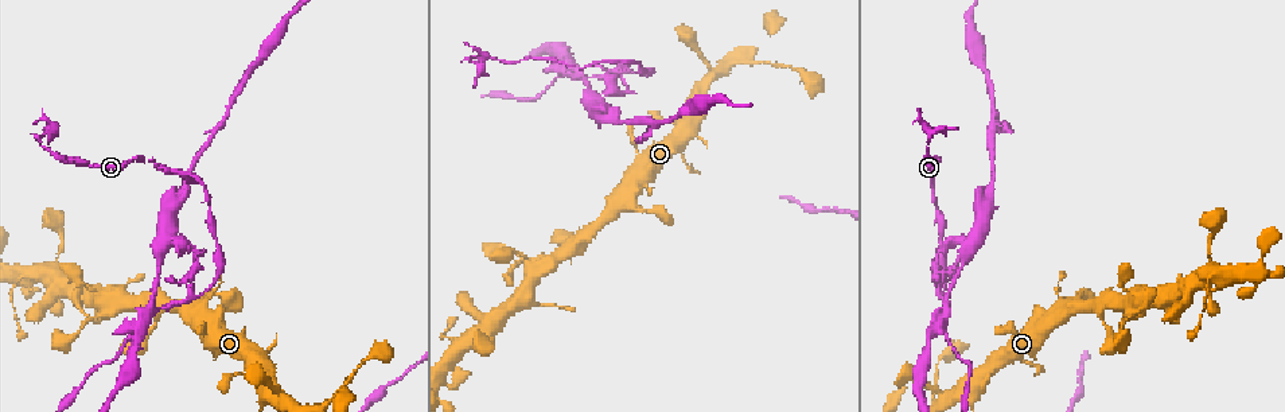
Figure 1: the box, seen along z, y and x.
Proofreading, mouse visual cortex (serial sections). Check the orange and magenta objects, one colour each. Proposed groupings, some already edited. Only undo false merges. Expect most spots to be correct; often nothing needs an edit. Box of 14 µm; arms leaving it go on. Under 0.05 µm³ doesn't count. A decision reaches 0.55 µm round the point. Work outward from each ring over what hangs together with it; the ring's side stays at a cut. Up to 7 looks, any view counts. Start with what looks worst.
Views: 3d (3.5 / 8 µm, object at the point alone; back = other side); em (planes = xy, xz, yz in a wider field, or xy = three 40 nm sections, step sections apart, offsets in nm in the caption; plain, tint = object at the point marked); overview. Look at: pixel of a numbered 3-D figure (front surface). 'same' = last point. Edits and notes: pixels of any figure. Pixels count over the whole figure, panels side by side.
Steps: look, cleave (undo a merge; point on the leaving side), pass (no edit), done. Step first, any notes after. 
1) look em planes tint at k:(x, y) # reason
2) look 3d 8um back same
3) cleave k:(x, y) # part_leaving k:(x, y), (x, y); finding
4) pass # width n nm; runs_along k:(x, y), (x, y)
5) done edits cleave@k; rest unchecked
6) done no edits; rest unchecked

look 3d 8um at 1:(929, 142) # abrupt turn

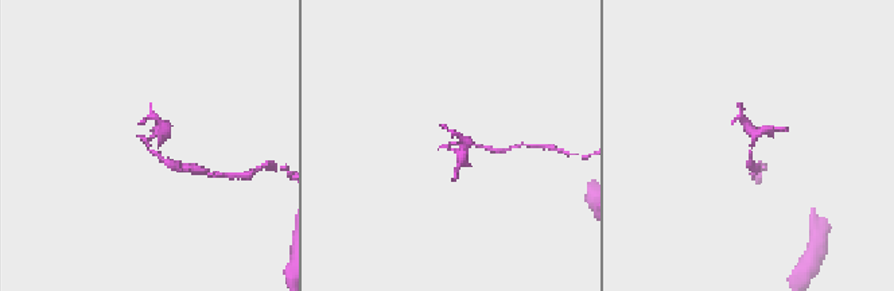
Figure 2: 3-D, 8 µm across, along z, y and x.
look 3d 3.5um at 2:(159, 146)

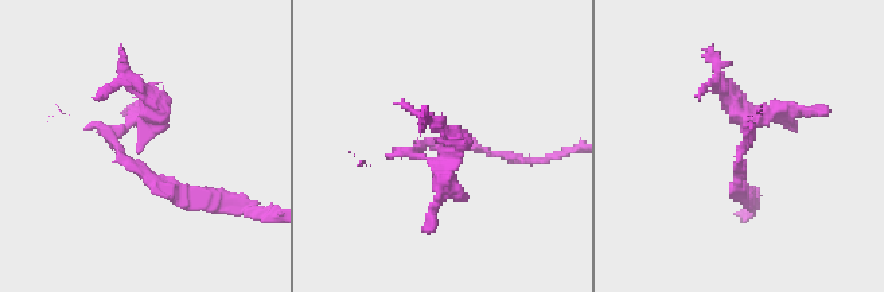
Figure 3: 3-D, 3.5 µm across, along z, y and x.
cleave 3:(723, 93) # part_leaving 3:(137, 151), (154, 105), (125, 76), (121, 43); a second cell is stuck on

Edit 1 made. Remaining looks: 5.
look 3d 3.5um at 1:(579, 68) # a narrow waist

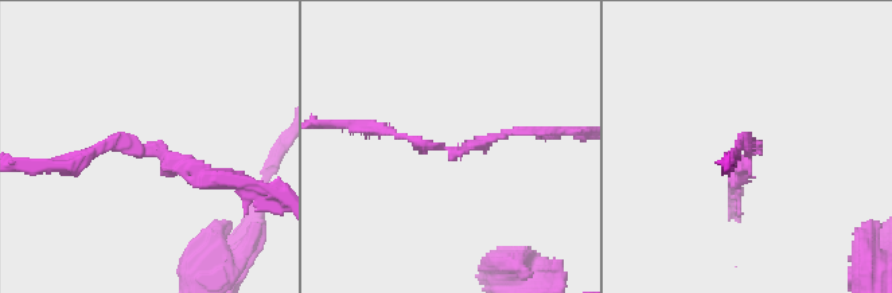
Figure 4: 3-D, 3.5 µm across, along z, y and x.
look em xy step 1 plain at 4:(143, 144) # arm_widths 150, 150 nm; shape alone is not enough

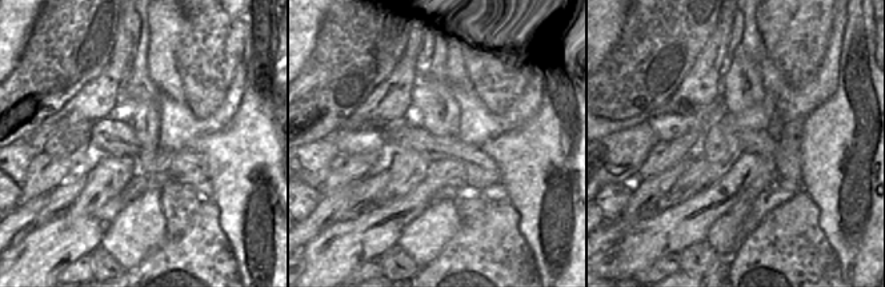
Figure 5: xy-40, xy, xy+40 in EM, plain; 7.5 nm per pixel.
look em xy step 1 tint same # where the object lies

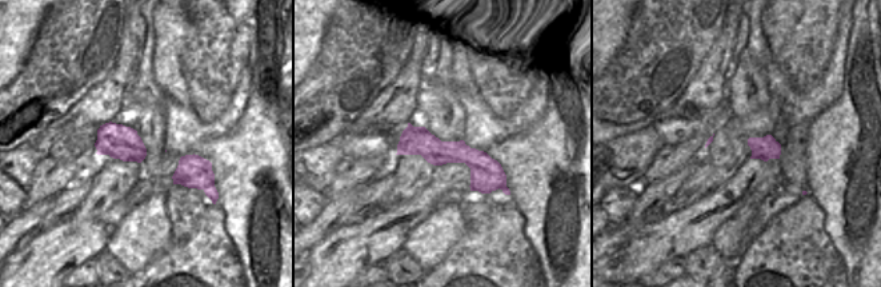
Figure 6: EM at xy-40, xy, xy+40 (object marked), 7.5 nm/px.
pass # runs_along 6:(405, 134), (471, 156), (499, 184); one cell here

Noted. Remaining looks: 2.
look em xy step 1 tint at 1:(199, 311) # two arms in line, one across

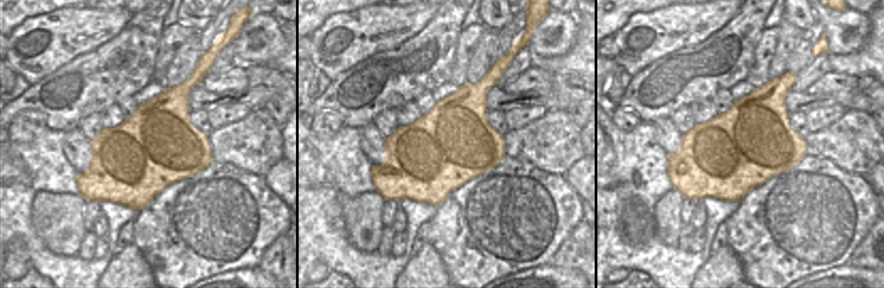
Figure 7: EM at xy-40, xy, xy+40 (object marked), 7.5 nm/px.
look 3d 3.5um back same

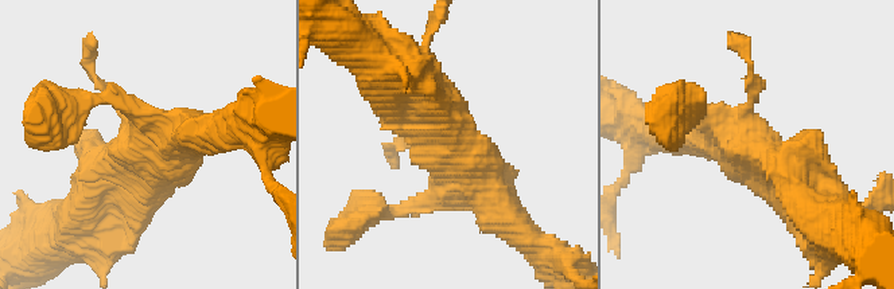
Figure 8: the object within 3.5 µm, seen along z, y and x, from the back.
pass # runs_along 8:(409, 85), (505, 211); continuous, no second cell

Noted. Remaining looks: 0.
done edits cleave@3; rest unchecked

